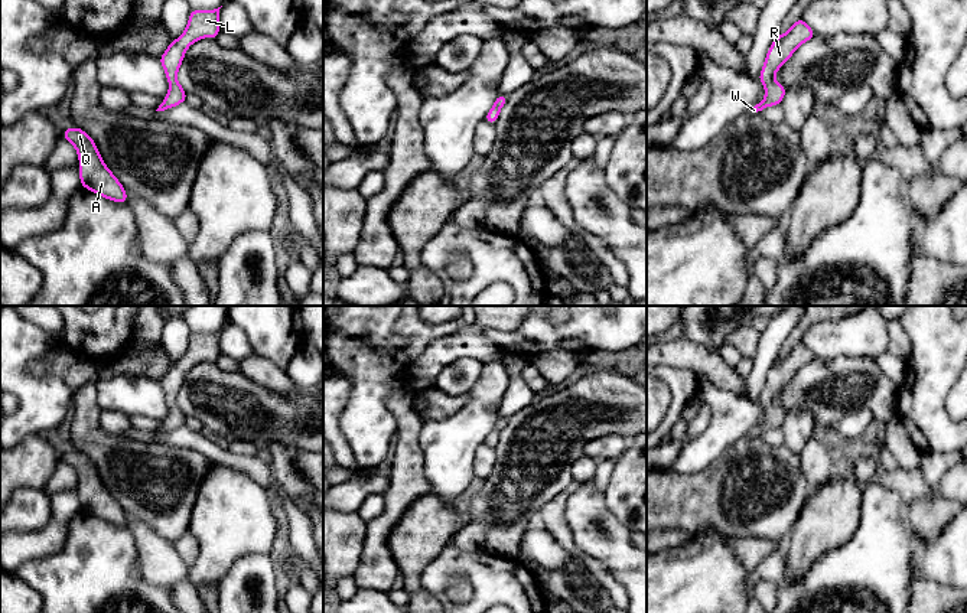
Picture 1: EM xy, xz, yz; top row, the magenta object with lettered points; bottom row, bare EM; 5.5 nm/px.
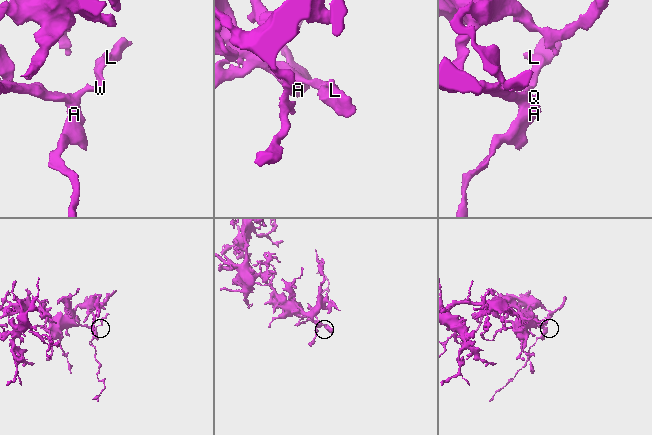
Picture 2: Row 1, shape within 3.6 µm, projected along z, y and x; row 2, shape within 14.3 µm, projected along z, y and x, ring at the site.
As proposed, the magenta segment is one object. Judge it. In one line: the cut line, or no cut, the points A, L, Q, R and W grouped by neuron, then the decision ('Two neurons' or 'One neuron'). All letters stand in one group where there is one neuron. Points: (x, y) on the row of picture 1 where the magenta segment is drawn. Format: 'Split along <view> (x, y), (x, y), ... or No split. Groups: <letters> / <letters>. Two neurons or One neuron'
No split. Groups: A L Q R W. One neuron

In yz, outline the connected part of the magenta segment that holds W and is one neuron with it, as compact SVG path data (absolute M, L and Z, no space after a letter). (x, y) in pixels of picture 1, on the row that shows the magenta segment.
M801 17L791 26L787 33L778 35L774 39L766 53L762 71L758 76L761 84L765 85L765 100L755 104L749 110L751 114L759 114L763 108L779 105L782 102L787 88L776 82L774 76L776 71L789 61L795 49L814 36L814 30Z

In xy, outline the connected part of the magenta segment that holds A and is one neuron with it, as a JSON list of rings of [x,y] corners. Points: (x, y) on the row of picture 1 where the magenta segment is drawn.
[[[78,127],[62,130],[61,134],[78,151],[81,186],[105,199],[127,205],[127,192],[105,166],[94,138]]]

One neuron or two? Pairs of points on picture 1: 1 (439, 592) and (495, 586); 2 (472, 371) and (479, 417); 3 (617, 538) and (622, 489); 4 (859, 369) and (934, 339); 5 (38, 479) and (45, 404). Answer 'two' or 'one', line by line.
1: one
2: two
3: two
4: two
5: two

